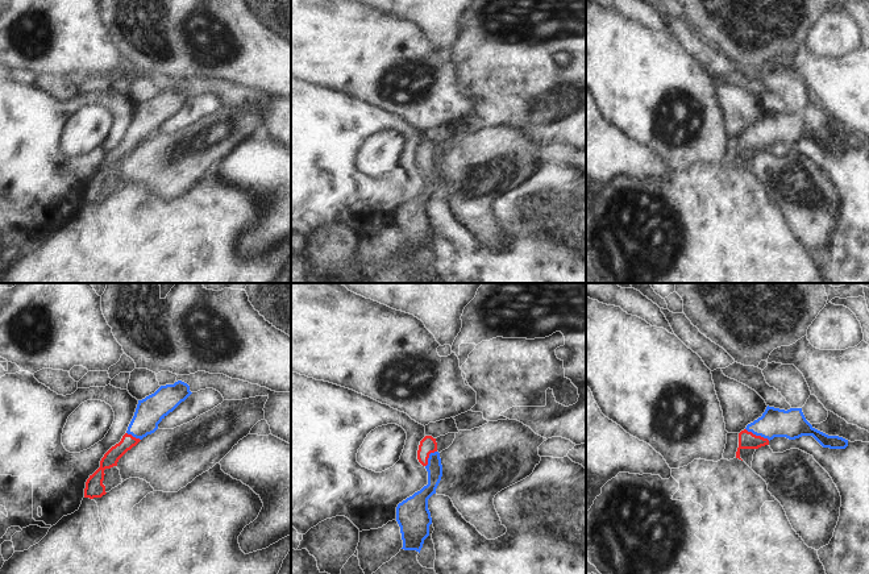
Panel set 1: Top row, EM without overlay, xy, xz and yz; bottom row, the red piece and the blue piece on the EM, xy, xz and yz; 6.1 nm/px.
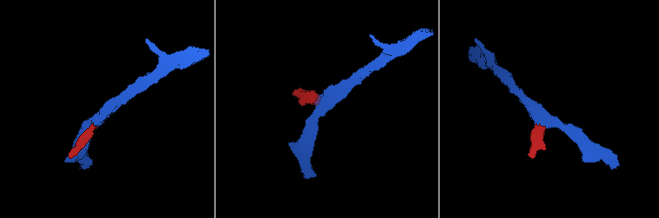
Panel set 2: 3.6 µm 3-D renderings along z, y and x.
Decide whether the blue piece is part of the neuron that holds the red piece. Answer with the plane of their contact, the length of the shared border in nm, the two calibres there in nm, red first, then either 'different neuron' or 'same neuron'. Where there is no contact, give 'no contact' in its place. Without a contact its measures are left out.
yz | 170 nm | 110/180 nm | same neuron

